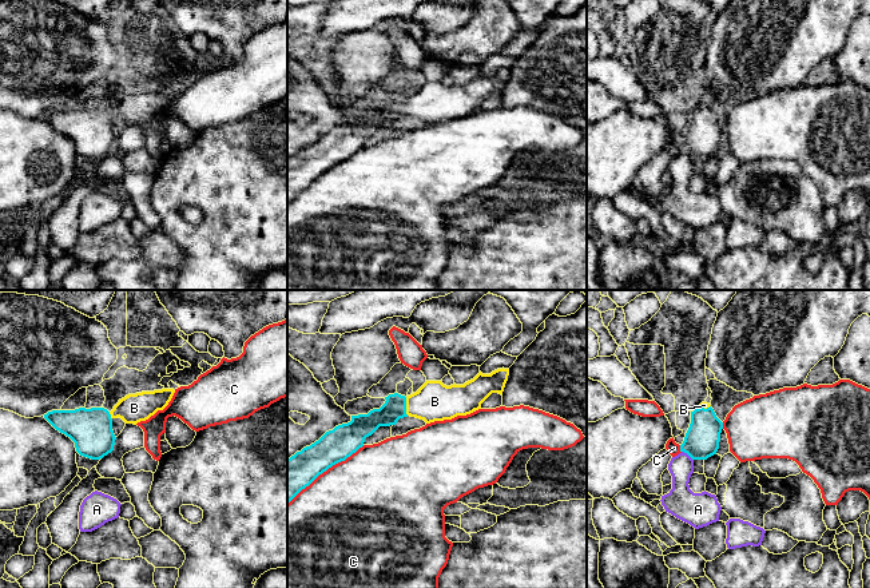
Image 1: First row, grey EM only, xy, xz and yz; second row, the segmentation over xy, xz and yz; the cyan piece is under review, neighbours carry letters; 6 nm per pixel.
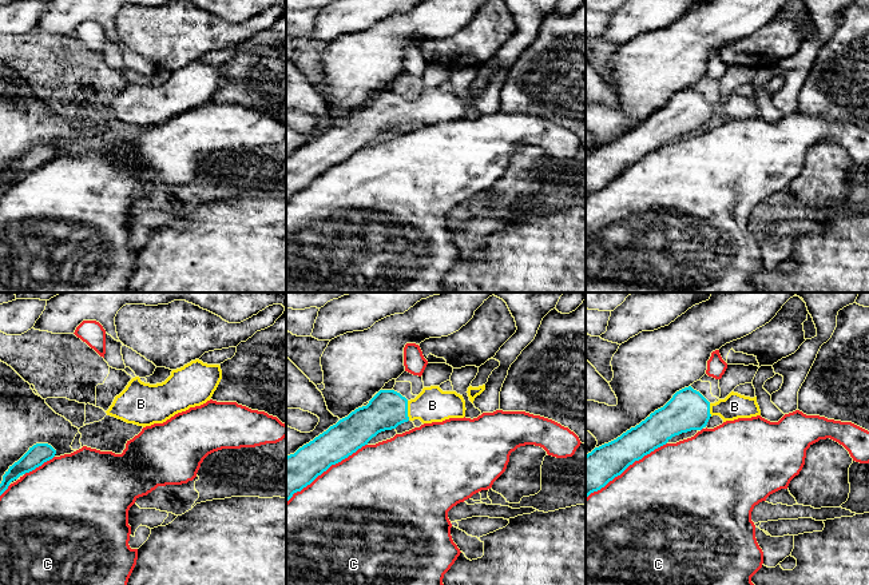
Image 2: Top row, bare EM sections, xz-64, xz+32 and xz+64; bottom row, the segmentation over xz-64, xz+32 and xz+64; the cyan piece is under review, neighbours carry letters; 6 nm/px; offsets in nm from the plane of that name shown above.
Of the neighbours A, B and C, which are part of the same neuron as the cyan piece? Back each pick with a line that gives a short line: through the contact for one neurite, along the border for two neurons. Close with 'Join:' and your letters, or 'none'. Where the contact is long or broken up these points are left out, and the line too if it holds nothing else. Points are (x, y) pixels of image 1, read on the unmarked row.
B: line xz (394, 108), (405, 107), (434, 102)
Join: B

